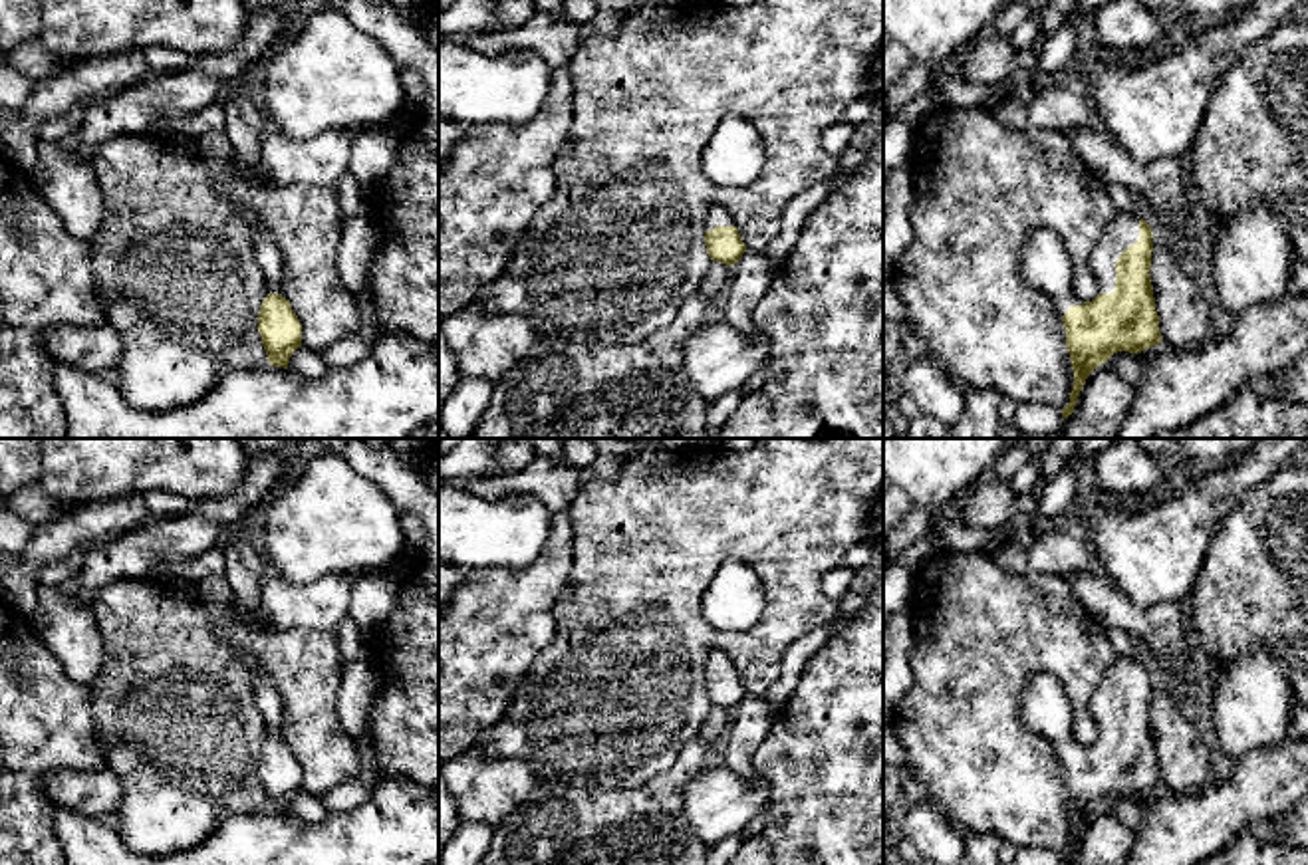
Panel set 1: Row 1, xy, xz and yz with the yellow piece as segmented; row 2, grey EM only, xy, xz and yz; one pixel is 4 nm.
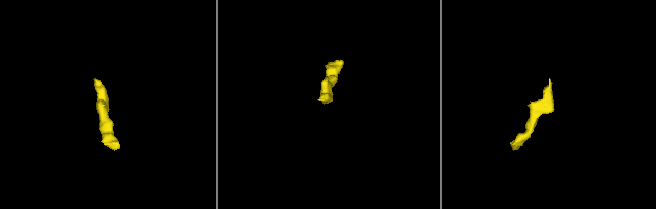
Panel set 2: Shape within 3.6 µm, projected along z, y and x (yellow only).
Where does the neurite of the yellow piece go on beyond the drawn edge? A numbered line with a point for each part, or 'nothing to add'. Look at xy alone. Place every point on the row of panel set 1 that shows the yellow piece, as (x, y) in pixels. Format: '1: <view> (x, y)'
1: xy (266, 252)

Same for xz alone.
1: xz (715, 215)

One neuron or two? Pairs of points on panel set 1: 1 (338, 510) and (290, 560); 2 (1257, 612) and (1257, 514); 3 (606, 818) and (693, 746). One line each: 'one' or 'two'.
1: one
2: one
3: one

